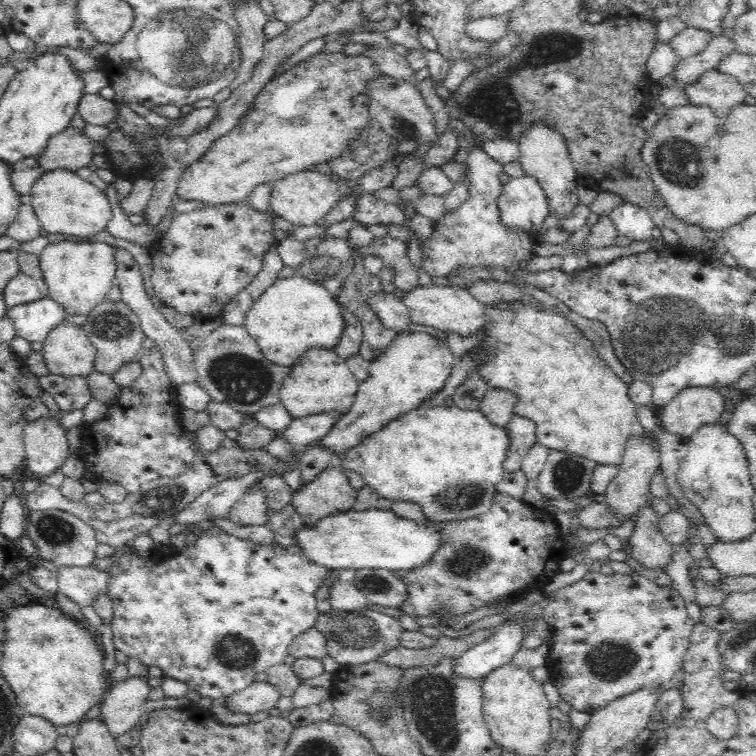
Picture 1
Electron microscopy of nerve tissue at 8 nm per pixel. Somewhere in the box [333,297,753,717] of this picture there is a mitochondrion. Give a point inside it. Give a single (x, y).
(609, 661)

